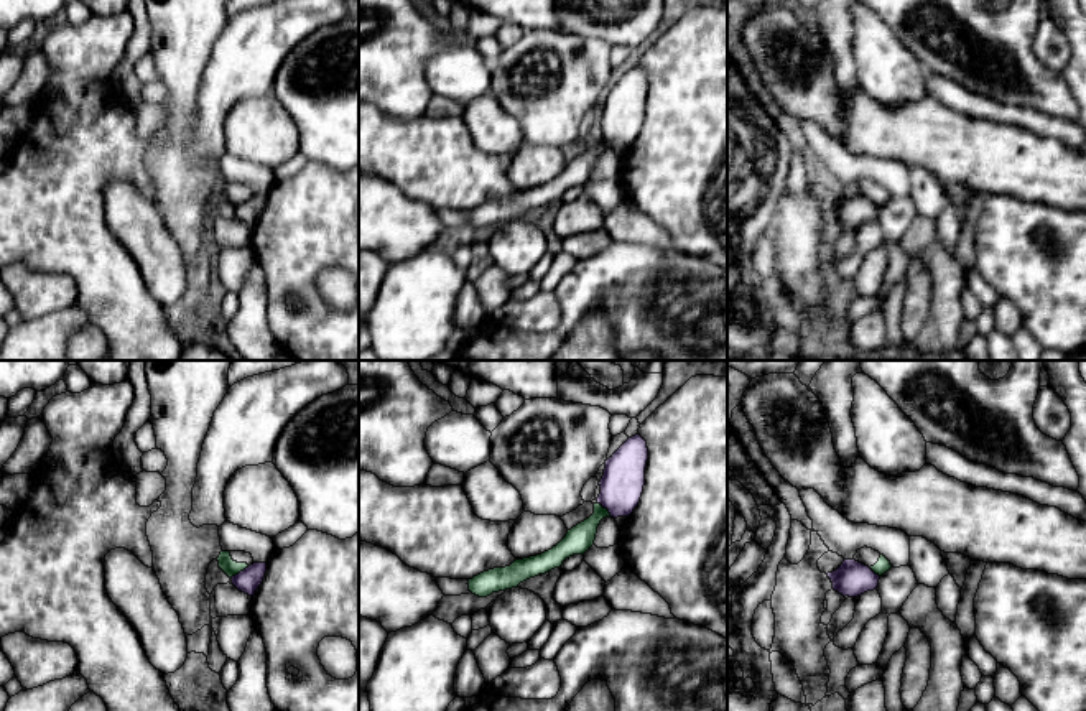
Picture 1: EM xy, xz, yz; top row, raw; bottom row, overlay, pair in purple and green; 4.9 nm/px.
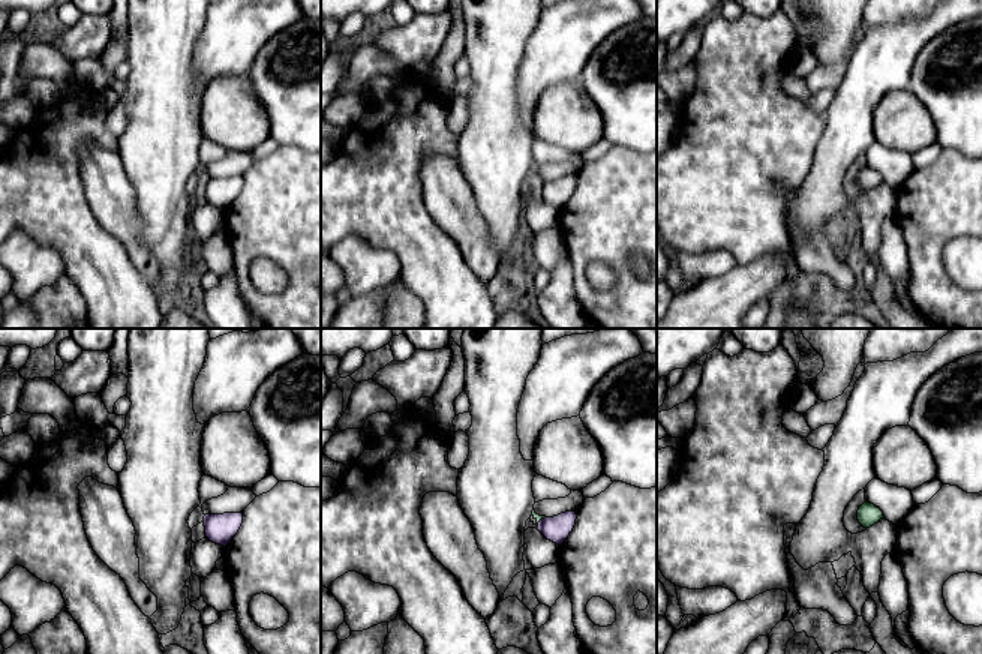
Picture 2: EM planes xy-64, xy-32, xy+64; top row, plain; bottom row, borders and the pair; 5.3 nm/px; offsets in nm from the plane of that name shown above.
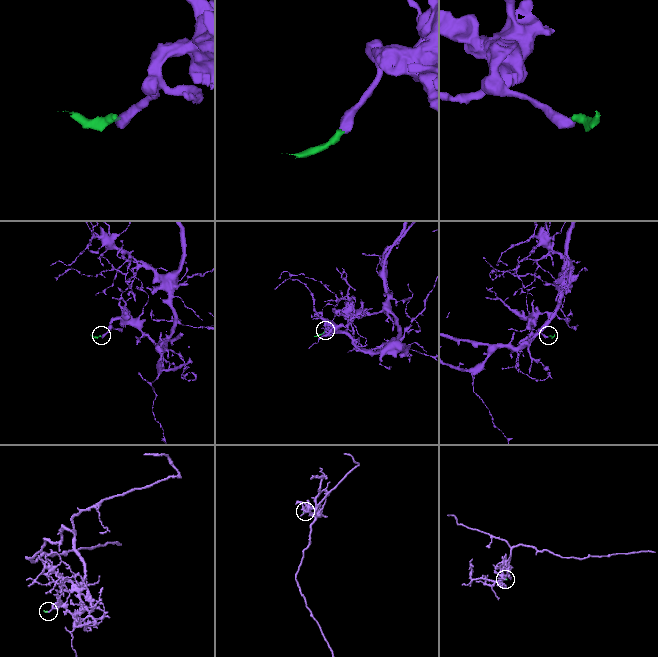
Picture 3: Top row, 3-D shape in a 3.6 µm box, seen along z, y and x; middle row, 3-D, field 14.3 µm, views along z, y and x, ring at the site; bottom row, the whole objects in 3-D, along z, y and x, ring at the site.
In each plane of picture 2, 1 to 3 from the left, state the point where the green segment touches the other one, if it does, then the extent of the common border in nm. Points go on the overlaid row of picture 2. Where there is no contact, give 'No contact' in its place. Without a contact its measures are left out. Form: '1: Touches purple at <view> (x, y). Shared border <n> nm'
1: No contact
2: Touches purple at xy-32 (541, 519). Shared border 60 nm
3: No contact

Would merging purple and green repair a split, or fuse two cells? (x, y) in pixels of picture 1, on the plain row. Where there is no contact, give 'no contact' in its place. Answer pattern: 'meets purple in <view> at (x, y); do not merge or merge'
meets purple in xy at (241, 203); do not merge

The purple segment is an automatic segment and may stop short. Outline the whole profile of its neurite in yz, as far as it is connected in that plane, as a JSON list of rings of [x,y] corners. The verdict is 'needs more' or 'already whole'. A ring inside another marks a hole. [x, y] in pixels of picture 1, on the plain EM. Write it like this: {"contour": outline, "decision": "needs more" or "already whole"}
{"contour": [[[844,191],[842,196],[828,204],[833,214],[833,221],[844,229],[857,229],[867,222],[874,222],[879,217],[880,207],[875,206],[869,198],[852,191]]], "decision": "already whole"}

